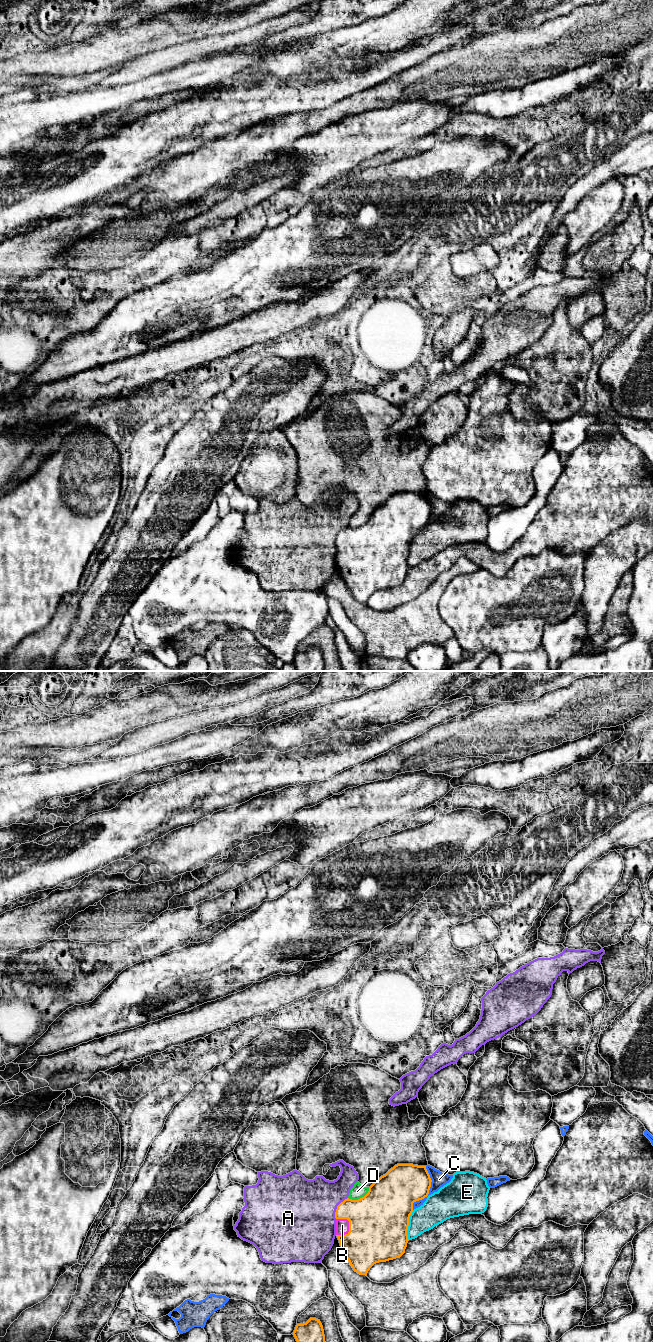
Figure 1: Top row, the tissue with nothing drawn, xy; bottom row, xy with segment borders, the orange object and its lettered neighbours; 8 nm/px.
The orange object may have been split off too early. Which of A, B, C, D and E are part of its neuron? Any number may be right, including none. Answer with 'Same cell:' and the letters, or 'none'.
Same cell: B

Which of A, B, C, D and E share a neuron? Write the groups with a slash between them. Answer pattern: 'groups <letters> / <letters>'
groups A D / B / C / E

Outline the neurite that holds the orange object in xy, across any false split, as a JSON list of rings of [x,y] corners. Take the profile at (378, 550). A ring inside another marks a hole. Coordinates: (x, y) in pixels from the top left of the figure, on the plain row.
[[[397,492],[377,507],[369,515],[369,519],[364,525],[358,528],[347,526],[337,534],[335,540],[336,564],[342,580],[355,600],[367,603],[374,592],[400,586],[405,581],[409,569],[407,558],[409,546],[413,540],[413,531],[428,524],[431,510],[426,494]]]

